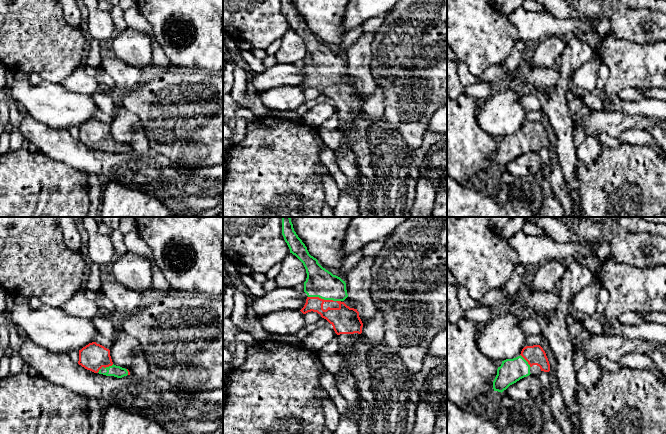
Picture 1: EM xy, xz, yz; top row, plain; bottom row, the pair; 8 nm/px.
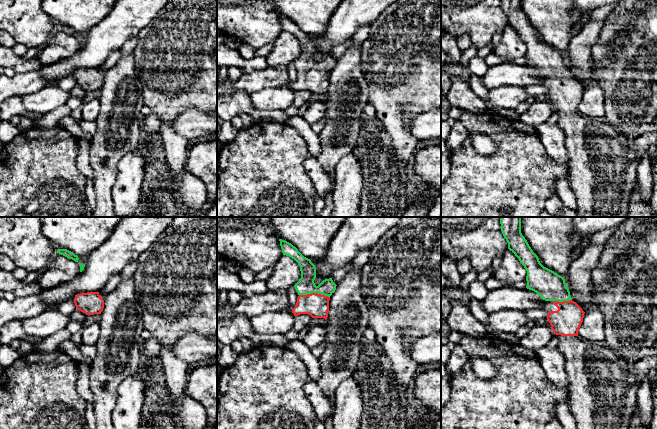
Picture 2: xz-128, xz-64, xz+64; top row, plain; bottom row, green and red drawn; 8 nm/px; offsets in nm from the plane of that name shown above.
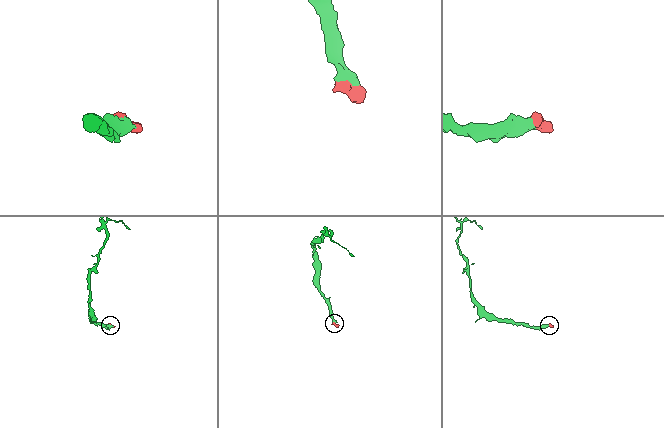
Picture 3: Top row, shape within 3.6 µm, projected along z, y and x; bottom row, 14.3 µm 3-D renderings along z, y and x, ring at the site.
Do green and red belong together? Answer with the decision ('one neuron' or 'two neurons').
one neuron

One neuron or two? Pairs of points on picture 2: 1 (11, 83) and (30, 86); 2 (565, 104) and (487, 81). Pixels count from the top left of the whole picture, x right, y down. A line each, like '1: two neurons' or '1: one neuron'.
1: one neuron
2: two neurons

